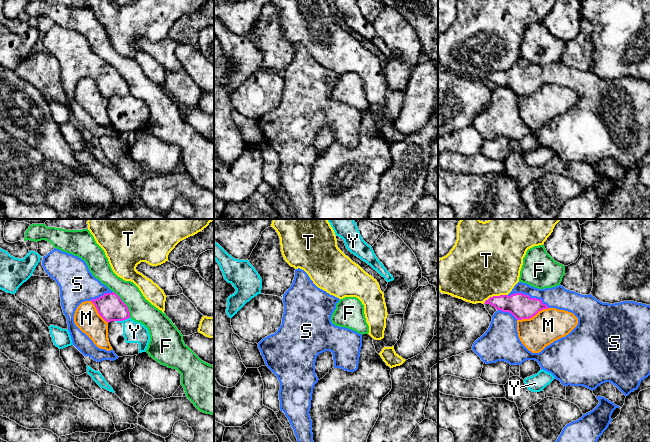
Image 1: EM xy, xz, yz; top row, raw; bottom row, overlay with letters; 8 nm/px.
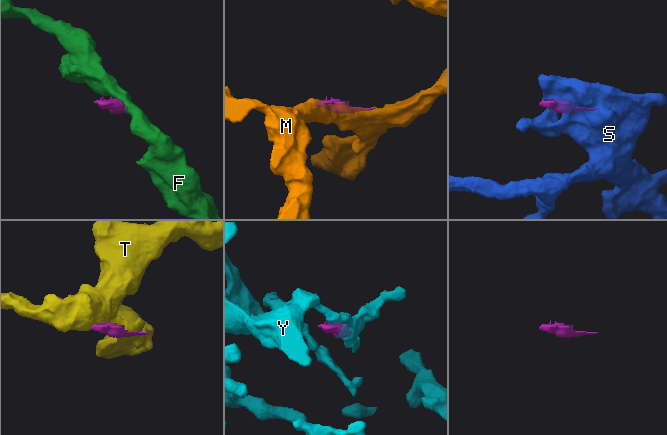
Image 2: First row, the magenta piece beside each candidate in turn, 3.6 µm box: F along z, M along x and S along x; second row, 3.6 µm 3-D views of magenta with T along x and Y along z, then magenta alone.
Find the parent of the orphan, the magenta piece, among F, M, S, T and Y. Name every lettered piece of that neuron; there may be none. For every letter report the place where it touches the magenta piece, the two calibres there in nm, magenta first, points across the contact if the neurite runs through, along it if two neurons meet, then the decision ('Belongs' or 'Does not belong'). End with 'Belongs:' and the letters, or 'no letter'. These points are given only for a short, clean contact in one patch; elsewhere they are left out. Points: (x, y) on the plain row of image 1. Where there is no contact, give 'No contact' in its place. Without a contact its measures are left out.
F: Touches magenta at xy (125, 80). Thickness 220 nm (magenta) against 190 nm. Boundary: xy (113, 67), (126, 81), (130, 93). Does not belong
M: Touches magenta at yz (532, 92). Thickness 200 nm (magenta) against 280 nm. Does not belong
S: Touches magenta at yz (528, 71). Thickness 200 nm (magenta) against 180 nm. Belongs
T: Touches magenta at yz (495, 72). Thickness 200 nm (magenta) against 480 nm. Does not belong
Y: Touches magenta at xy (122, 96). Thickness 220 nm (magenta) against 180 nm. Boundary: xy (129, 93), (116, 97). Does not belong
Belongs: S

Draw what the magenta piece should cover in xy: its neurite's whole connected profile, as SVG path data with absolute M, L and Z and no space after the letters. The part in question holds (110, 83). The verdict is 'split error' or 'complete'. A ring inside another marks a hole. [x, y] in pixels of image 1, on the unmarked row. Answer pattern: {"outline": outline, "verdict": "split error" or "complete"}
{"outline": "M54 24L43 33L42 42L60 63L61 82L67 94L73 121L84 132L89 132L97 138L118 135L113 126L98 124L75 101L73 93L82 78L91 77L106 98L123 97L130 94L127 81L116 69L93 52L86 38L78 32Z", "verdict": "split error"}

